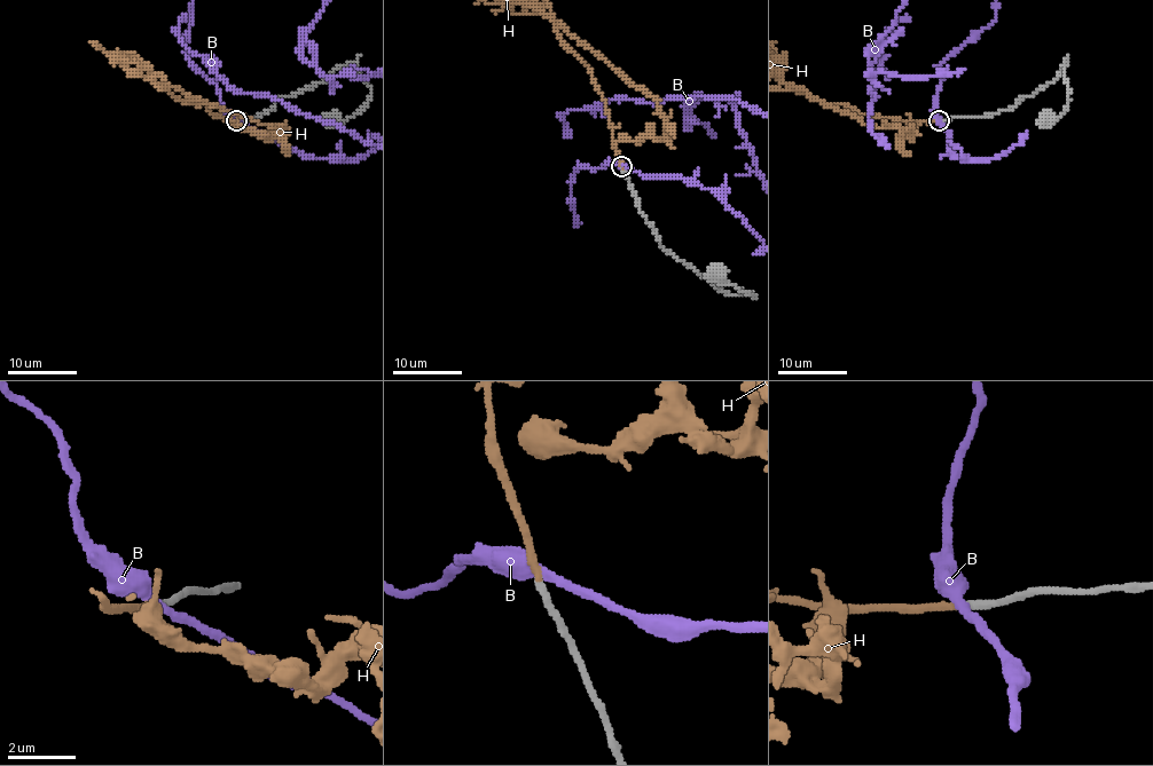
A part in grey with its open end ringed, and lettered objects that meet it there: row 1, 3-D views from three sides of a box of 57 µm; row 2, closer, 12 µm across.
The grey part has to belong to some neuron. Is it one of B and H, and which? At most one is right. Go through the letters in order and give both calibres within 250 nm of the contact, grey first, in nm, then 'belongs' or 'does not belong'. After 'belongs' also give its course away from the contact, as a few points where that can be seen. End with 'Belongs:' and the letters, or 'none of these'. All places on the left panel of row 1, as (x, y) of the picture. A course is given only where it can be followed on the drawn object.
B: calibres 240 and 320 nm; does not belong
H: calibres 240 and 220 nm; belongs; course (236, 121), (203, 104), (182, 102), (169, 88), (179, 87), (195, 99), (279, 129), (244, 129), (236, 115)
Belongs: H

